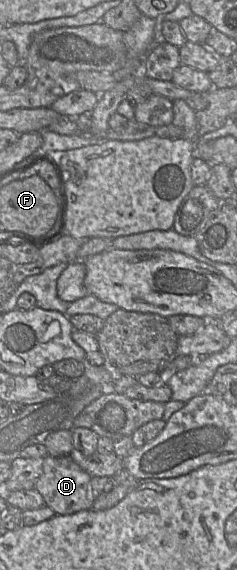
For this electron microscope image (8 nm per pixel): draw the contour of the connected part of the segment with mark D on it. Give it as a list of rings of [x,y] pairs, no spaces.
[[[48,455],[34,489],[56,514],[70,515],[91,509],[95,500],[89,489],[91,478],[70,456]]]

